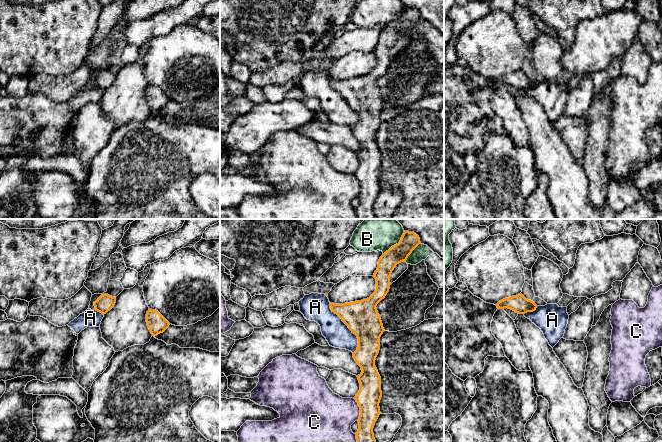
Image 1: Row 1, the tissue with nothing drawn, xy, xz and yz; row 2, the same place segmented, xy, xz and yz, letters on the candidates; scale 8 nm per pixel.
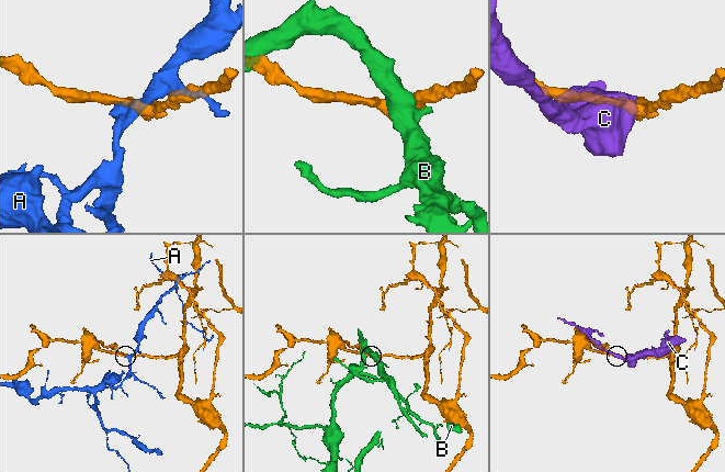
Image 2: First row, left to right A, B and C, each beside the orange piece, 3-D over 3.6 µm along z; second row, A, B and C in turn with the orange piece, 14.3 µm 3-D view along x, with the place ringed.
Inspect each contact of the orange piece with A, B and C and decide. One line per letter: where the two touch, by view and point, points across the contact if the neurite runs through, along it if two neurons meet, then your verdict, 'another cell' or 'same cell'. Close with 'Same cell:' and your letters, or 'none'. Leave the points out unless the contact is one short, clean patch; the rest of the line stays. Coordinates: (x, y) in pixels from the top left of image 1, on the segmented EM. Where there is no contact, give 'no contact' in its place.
A: contact xz (348, 327); another cell
B: contact xz (396, 244); another cell
C: contact xz (360, 409); another cell
Same cell: none

